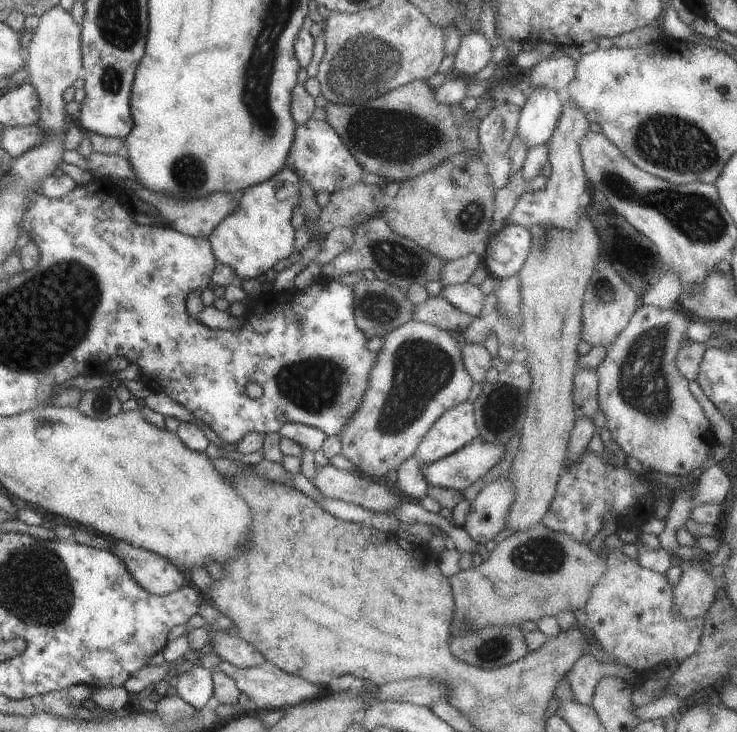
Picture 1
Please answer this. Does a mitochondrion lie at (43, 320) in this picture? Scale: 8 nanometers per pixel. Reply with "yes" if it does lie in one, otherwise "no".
yes

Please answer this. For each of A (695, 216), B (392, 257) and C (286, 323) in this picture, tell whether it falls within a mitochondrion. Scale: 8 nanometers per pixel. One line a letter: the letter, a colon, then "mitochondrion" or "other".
A: mitochondrion
B: mitochondrion
C: other

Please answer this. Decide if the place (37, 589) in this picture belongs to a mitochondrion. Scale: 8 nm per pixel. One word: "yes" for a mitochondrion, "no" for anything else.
yes

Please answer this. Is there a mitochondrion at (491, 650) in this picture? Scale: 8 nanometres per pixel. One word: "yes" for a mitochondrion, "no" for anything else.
yes

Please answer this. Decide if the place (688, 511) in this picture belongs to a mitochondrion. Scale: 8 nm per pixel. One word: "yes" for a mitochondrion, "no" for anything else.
no

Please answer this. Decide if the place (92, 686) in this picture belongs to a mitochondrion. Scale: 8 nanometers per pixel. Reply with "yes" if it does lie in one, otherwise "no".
no

